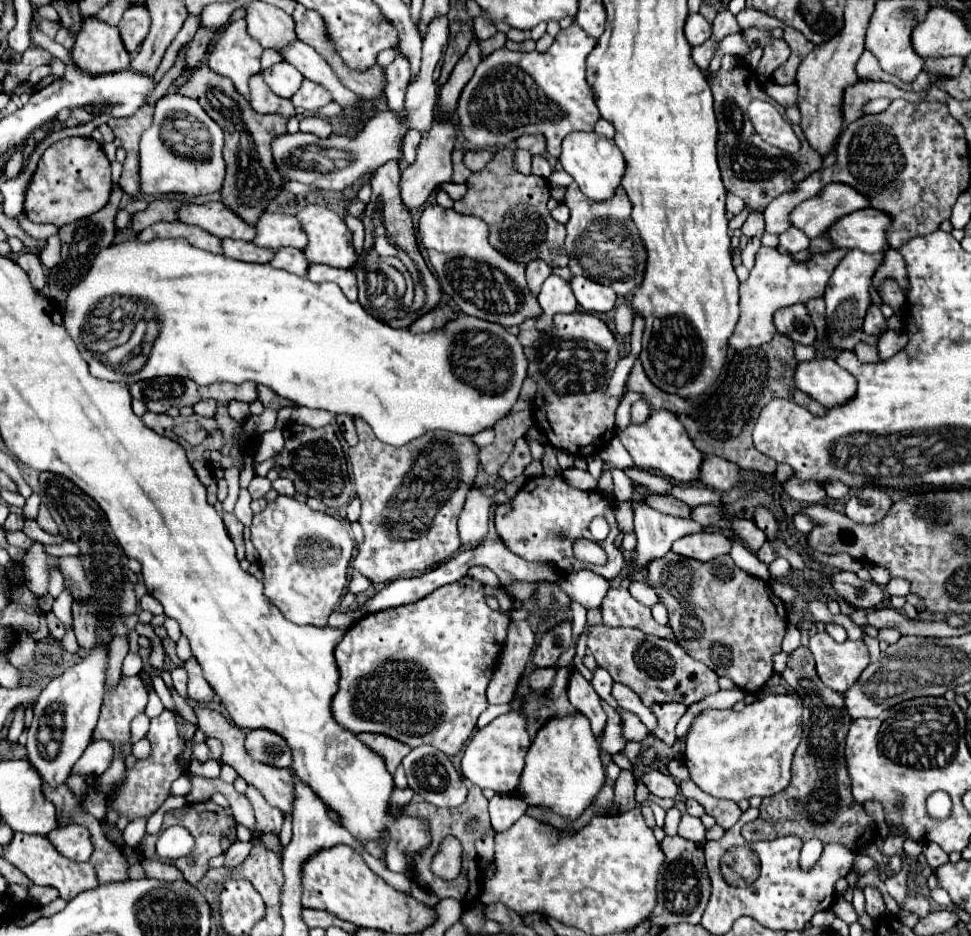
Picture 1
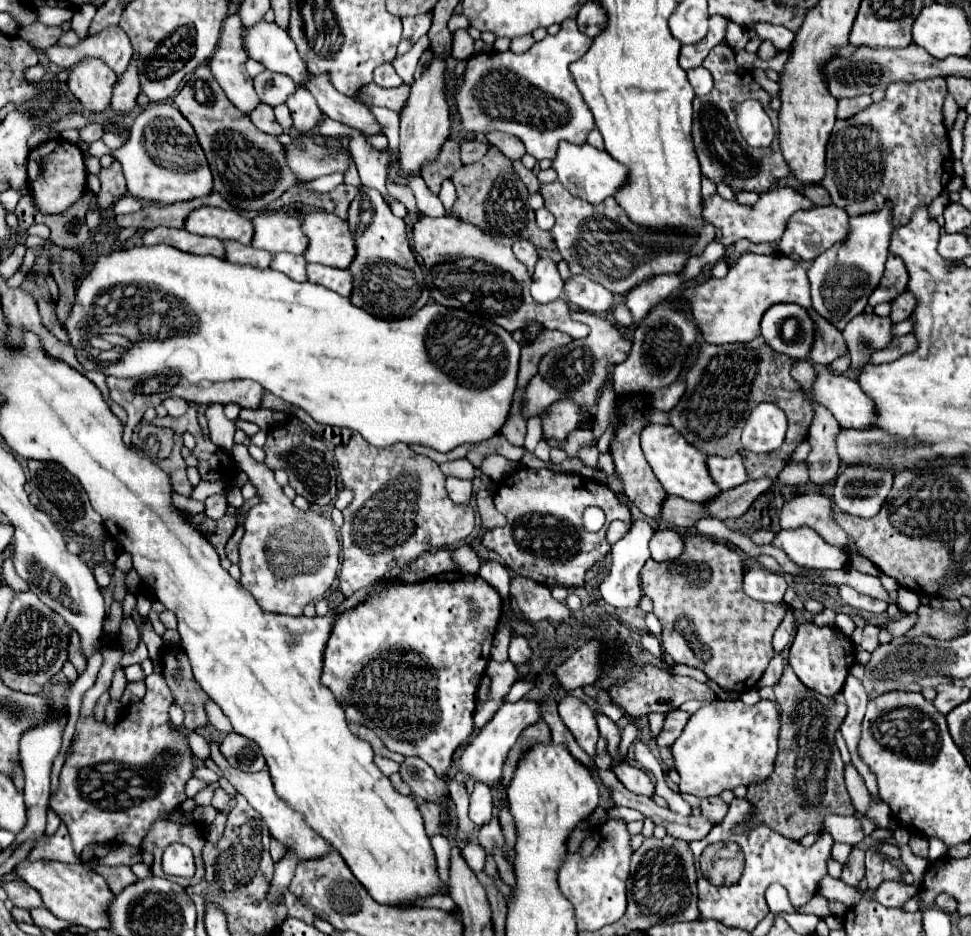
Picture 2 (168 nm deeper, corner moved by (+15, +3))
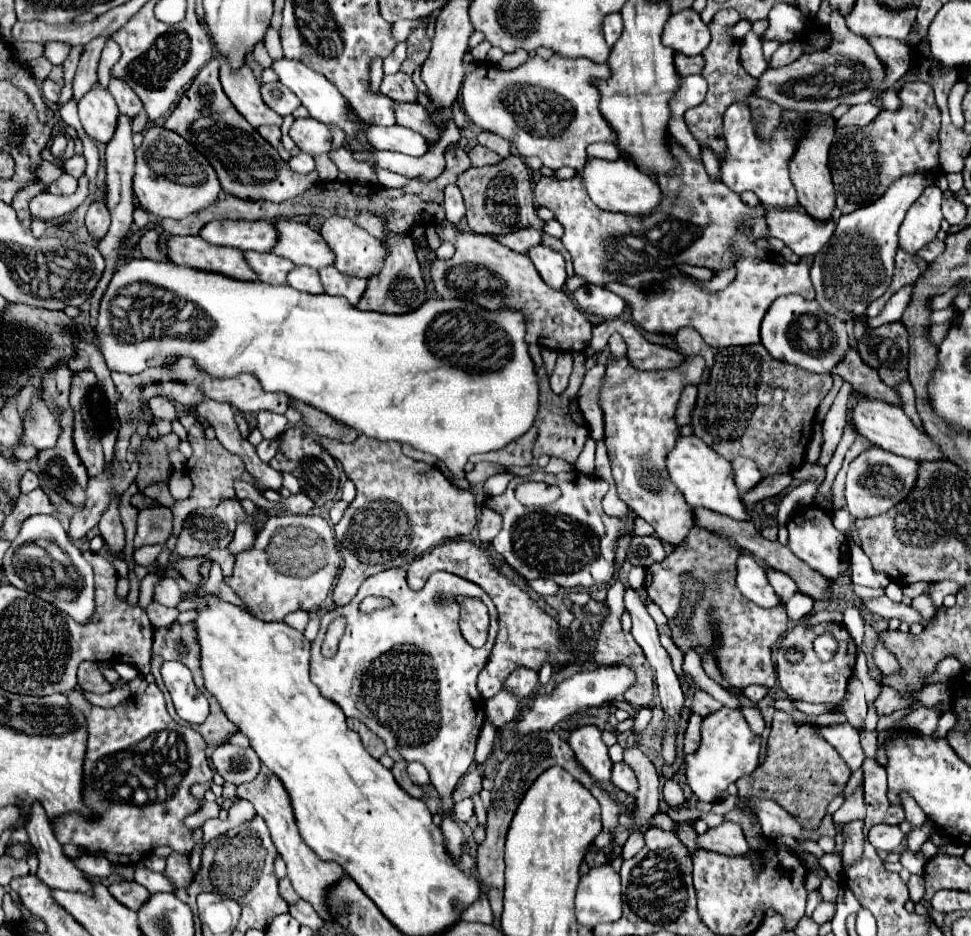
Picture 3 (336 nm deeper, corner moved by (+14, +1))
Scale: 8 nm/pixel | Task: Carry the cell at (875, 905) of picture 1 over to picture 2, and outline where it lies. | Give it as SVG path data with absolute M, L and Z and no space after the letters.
M852 848L844 868L842 868L842 874L840 878L850 884L850 886L856 886L862 878L864 878L864 850L860 848Z

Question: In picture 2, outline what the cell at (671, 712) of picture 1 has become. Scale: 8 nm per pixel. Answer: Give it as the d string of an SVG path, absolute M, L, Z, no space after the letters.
M672 710L672 712L668 712L668 716L666 716L666 722L664 722L664 730L662 730L662 734L658 736L658 746L660 748L670 748L674 742L676 742L676 738L682 734L682 730L684 730L684 726L686 726L686 722L690 720L690 714L688 712L680 712L680 710Z

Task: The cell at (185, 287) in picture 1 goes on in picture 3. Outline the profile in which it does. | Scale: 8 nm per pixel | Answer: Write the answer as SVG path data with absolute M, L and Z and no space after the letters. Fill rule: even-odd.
M133 258L121 264L101 298L95 342L111 372L141 374L147 368L165 366L169 358L193 358L195 368L213 378L231 378L249 372L259 378L263 390L283 392L301 400L333 420L375 438L379 442L407 442L415 450L435 454L451 470L451 484L469 490L463 466L471 454L499 450L511 440L523 436L537 414L539 388L535 366L527 352L525 320L519 312L487 312L461 300L431 298L421 308L391 316L365 312L351 306L345 298L329 294L297 292L289 284L271 286L263 282L243 282L219 272L201 272L173 262L155 262L149 258ZM133 282L149 282L167 288L177 296L197 304L211 320L213 330L203 340L185 338L149 338L145 342L119 342L111 332L109 302L117 292Z

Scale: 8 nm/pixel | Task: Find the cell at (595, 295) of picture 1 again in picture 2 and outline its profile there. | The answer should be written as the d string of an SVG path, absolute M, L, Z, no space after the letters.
M572 276L570 280L566 280L564 296L568 298L568 302L576 304L584 312L594 312L594 314L610 312L616 302L616 296L612 292L608 292L604 286L584 276Z

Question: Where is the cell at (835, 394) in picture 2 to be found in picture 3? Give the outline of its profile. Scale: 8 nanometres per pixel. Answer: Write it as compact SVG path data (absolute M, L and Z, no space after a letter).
M861 398L851 410L849 410L849 422L853 424L855 432L863 438L867 438L873 446L883 448L887 452L893 452L897 456L905 456L917 462L923 460L943 460L945 454L937 448L937 444L923 432L919 432L913 422L905 416L901 406L895 404L885 404L883 400L873 400L873 398Z

